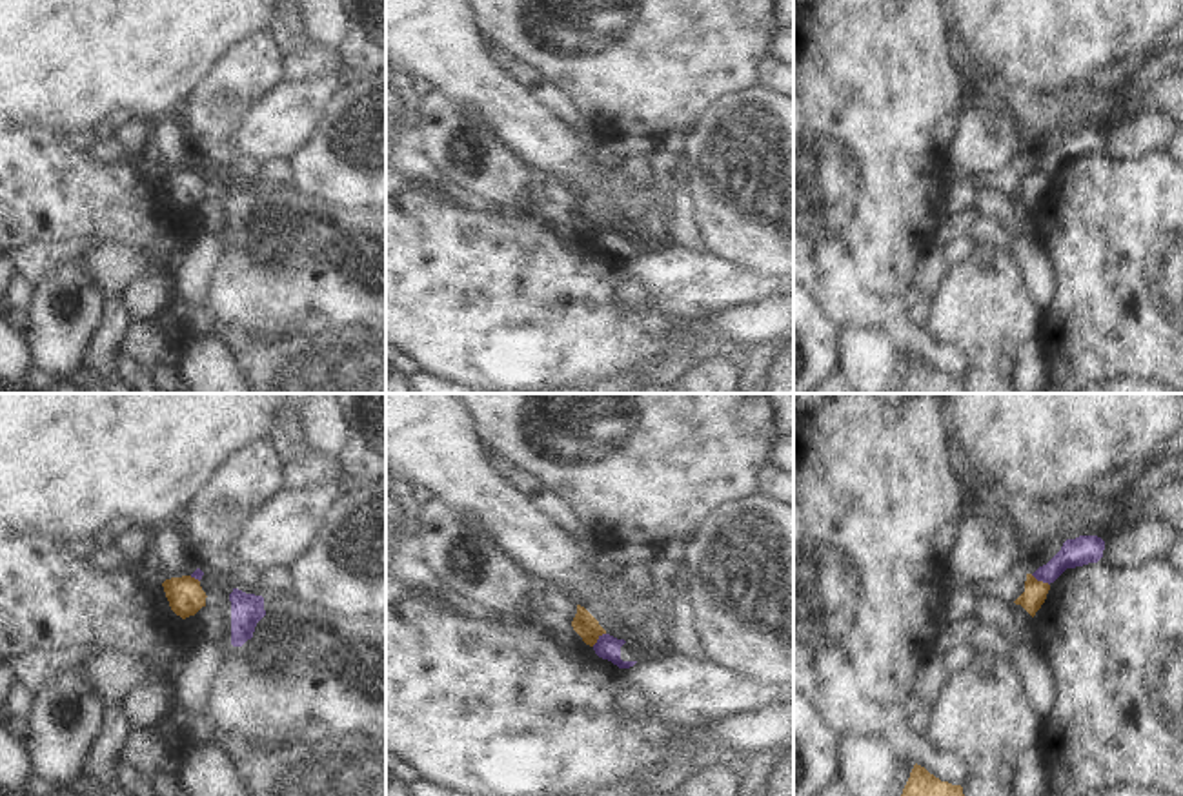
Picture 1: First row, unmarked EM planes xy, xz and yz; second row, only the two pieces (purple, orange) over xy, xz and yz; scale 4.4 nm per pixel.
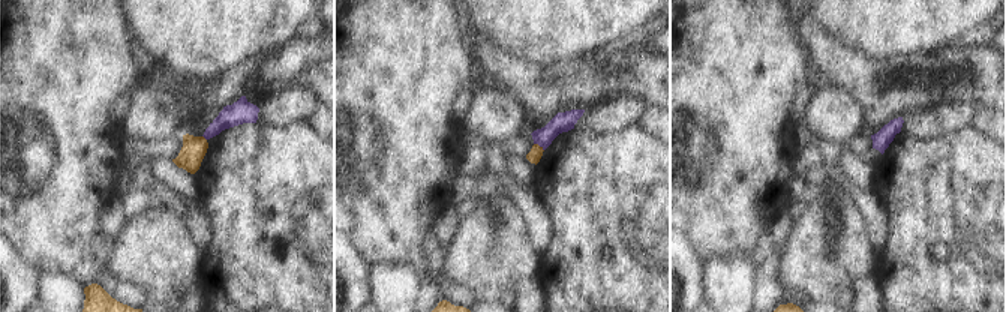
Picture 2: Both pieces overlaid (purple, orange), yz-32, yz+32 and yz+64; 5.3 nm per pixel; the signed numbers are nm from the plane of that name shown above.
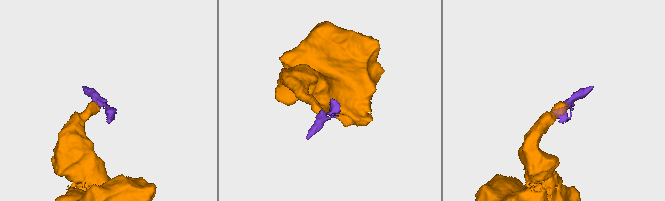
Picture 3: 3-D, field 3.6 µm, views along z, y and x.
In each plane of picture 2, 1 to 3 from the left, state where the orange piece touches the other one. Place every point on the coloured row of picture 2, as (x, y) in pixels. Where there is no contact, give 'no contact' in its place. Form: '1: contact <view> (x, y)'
1: contact yz-32 (204, 137)
2: contact yz+32 (538, 144)
3: no contact

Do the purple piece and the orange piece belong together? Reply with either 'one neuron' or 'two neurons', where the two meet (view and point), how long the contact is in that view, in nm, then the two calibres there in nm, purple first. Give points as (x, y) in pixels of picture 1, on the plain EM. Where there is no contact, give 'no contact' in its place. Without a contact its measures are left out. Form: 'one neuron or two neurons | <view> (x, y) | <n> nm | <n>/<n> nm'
two neurons | yz (1040, 172) | 100 nm | 130/100 nm

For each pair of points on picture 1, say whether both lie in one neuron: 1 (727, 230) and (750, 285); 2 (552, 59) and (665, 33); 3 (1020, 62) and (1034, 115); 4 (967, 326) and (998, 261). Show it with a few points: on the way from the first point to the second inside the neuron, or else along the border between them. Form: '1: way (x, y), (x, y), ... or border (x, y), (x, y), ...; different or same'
1: border (705, 248), (774, 281); different
2: way (579, 37), (583, 33), (637, 33); same
3: border (987, 70), (998, 70), (1038, 90), (1069, 84); different
4: way (983, 310), (992, 277); same

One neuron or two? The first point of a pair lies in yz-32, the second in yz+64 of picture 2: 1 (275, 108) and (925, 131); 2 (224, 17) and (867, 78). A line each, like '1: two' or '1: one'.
1: one
2: two

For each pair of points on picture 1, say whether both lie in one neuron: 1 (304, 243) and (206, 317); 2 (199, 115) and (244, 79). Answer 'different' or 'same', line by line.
1: same
2: same

